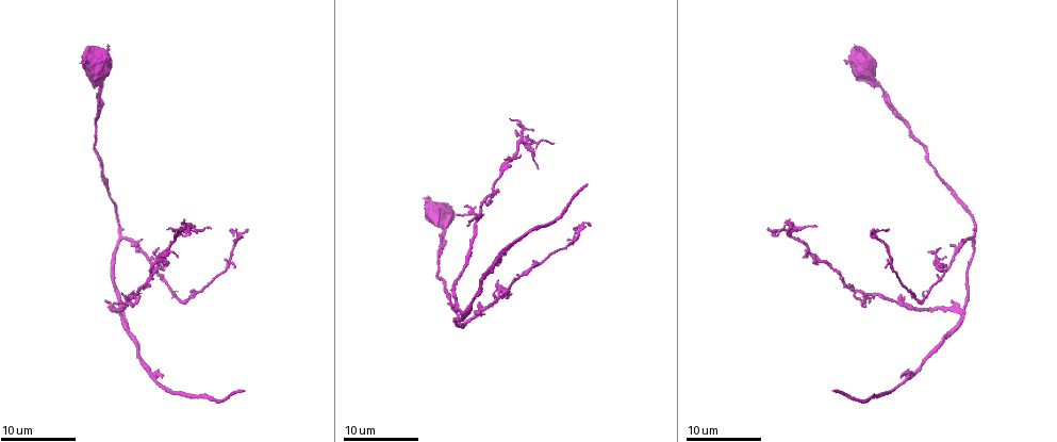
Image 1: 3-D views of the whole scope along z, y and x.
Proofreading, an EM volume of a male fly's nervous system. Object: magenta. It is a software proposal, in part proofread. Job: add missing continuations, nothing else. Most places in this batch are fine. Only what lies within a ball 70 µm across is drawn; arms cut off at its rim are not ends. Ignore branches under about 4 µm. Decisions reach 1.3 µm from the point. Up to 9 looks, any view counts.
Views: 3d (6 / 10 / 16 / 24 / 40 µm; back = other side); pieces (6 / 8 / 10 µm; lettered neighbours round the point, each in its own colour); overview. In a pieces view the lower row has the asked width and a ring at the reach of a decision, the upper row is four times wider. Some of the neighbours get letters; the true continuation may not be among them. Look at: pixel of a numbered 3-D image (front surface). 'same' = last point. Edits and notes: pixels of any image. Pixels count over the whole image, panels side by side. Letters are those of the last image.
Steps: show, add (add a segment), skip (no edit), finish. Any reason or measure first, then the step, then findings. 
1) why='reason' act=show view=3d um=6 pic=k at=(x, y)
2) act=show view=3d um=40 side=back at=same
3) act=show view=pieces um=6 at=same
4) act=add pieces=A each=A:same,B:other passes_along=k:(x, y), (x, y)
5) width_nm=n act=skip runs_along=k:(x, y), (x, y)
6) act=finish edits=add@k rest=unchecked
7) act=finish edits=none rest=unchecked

why='branch stops here' act=show view=pieces um=10 pic=1 at=(456, 214)

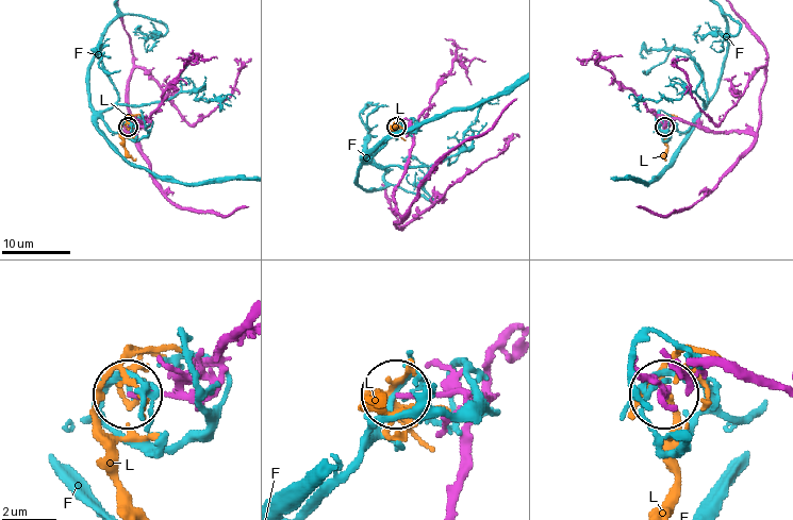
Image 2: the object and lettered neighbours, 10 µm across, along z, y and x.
act=skip each=F:other,L:other found='no lettered segment goes on from it'

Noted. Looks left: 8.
why='an open end' act=show view=pieces um=10 pic=1 at=(938, 250)

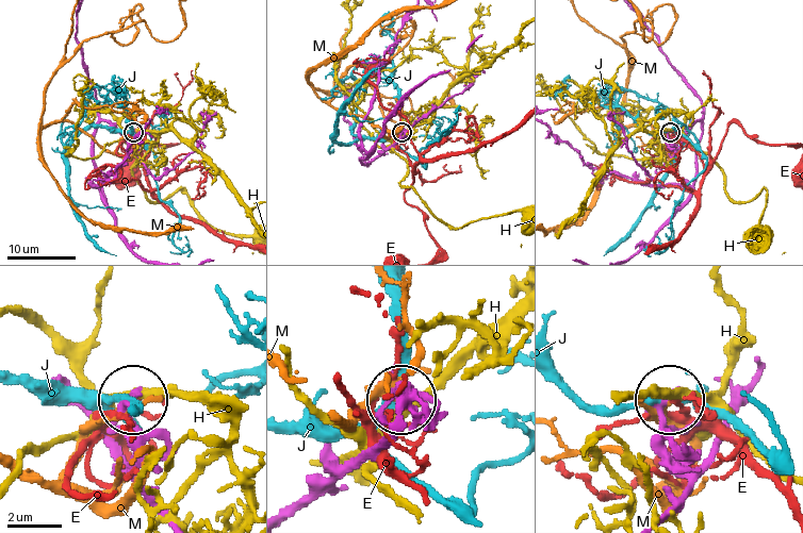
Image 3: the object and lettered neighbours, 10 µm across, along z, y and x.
act=skip each=E:other,H:other,J:other,M:other found='none of them fits'

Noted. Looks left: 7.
why='free end' act=show view=3d um=6 pic=1 at=(246, 232)

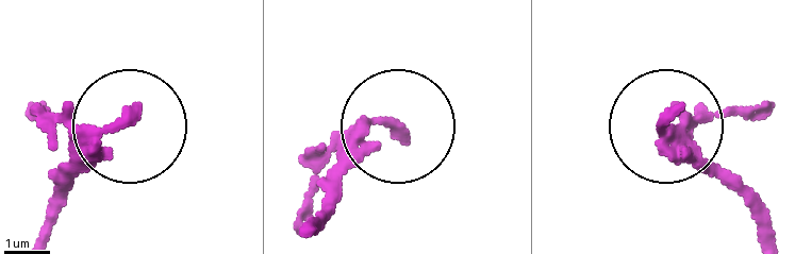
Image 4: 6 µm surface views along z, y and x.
act=show view=pieces um=8 pic=4 at=(401, 134)

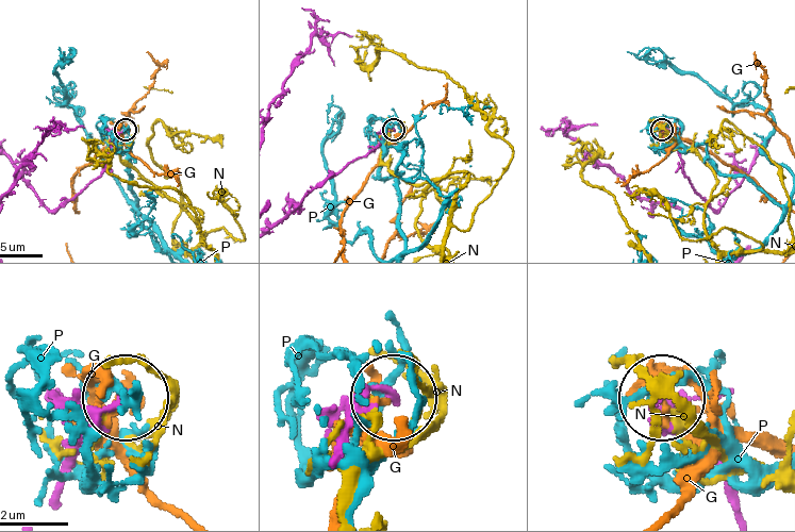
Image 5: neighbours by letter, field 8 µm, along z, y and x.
act=skip each=G:other,N:other,P:other found='none of them fits'

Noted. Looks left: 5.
why='branch stops here' act=show view=3d um=10 pic=1 at=(552, 142)

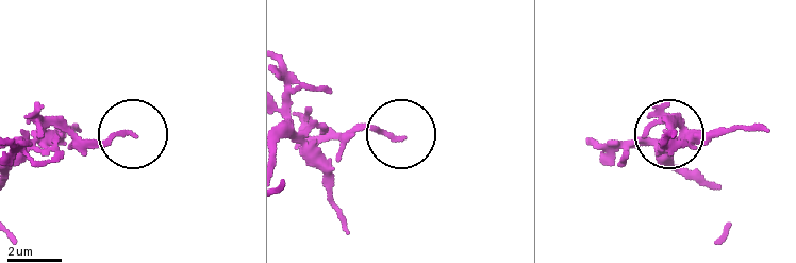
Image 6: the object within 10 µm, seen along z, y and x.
why='see the neighbours' act=show view=pieces um=6 pic=6 at=(673, 136)

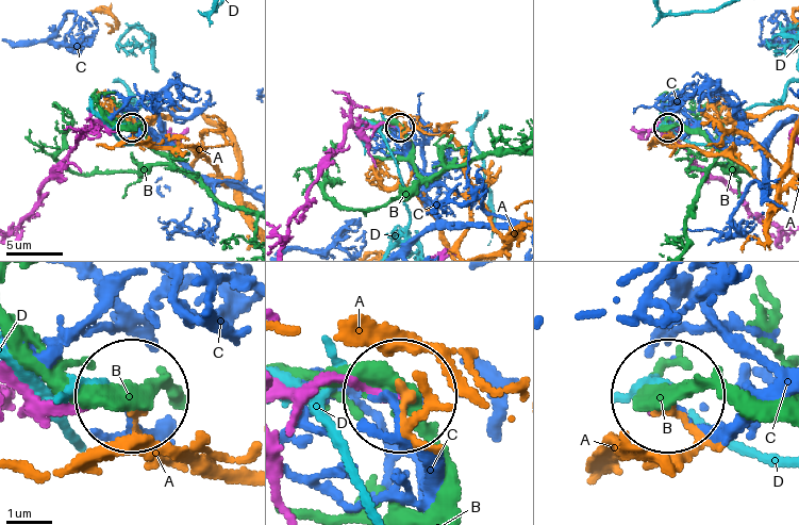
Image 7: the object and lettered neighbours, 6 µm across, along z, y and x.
act=skip each=A:other,B:other,C:other,D:other found='none of them fits'

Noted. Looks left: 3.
act=finish edits=none rest=unchecked

